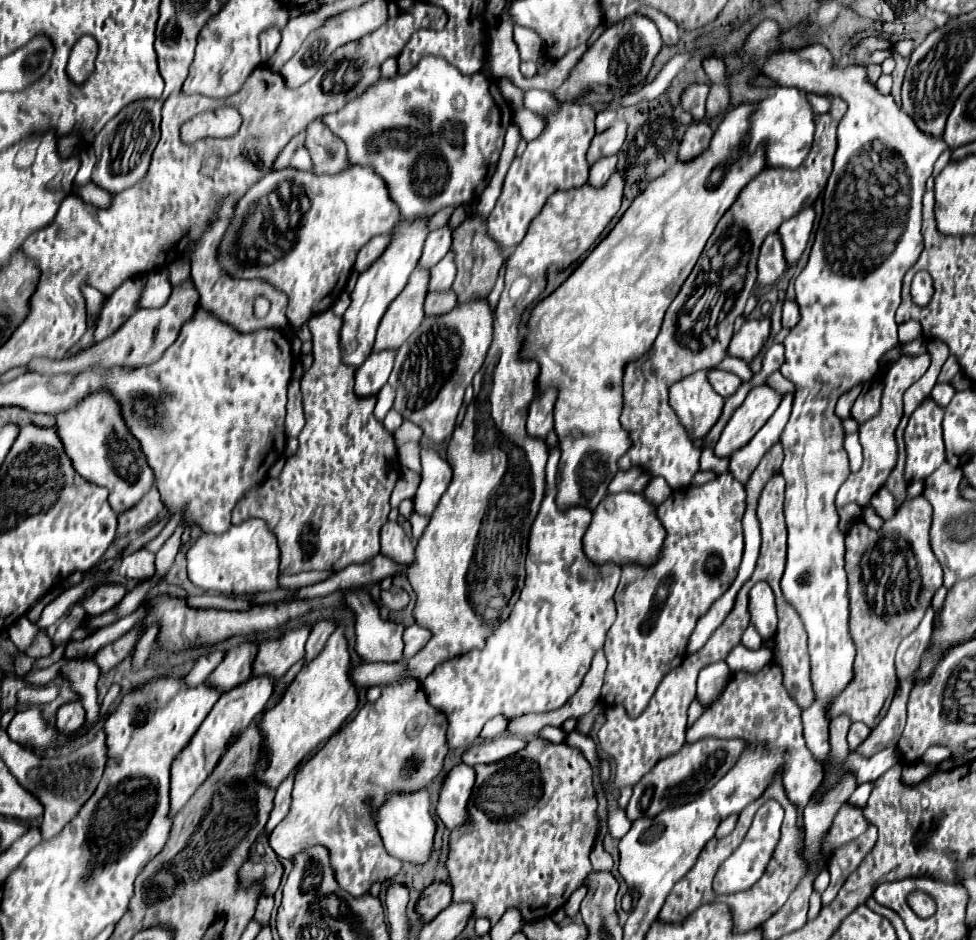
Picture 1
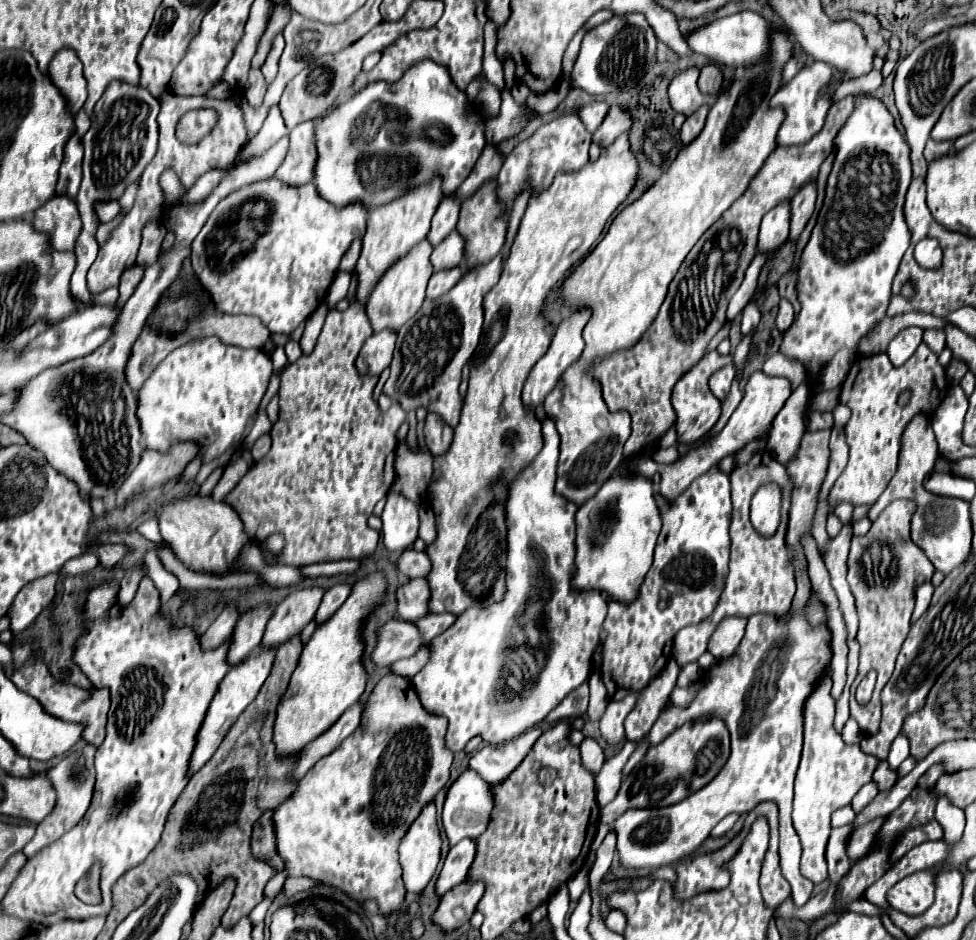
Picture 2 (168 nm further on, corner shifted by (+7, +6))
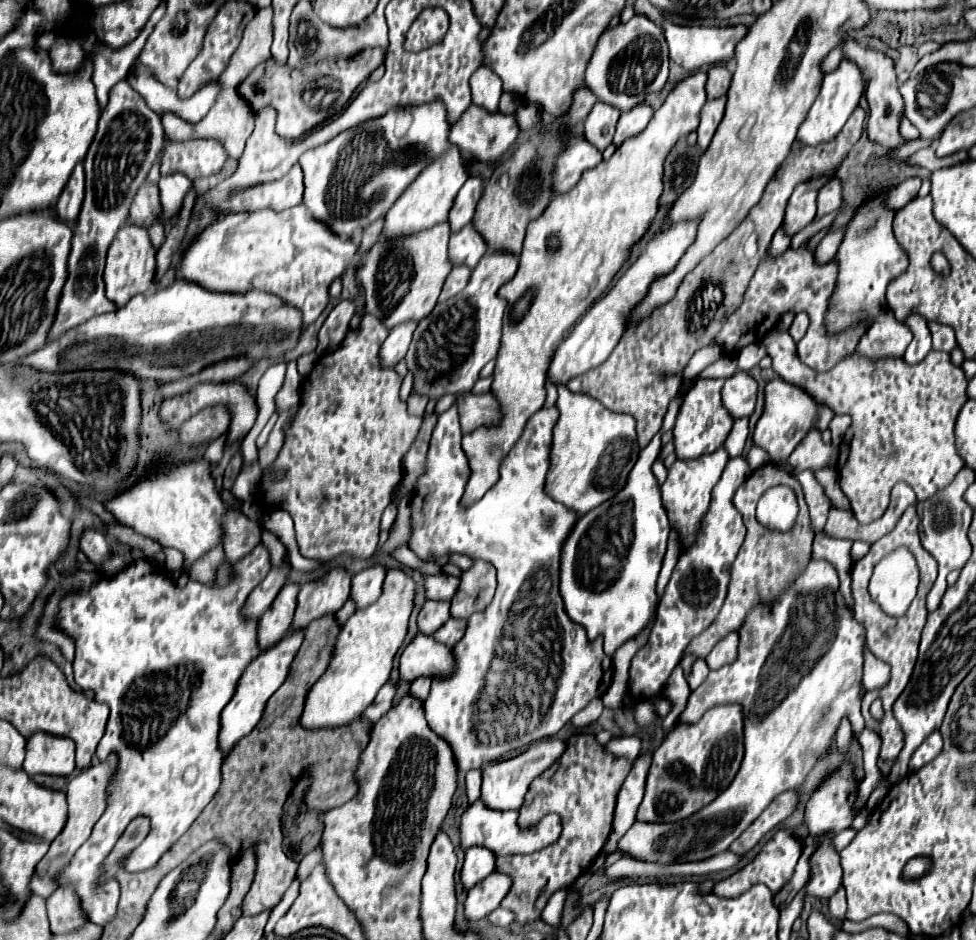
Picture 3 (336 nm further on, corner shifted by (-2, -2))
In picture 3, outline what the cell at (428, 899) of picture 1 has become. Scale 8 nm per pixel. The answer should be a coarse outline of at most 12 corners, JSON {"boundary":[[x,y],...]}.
{"boundary":[[469,847],[461,879],[471,889],[495,871],[495,853]]}

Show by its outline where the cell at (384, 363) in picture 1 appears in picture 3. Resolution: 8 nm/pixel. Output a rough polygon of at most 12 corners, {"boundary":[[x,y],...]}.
{"boundary":[[417,323],[397,325],[381,347],[383,367],[405,357]]}

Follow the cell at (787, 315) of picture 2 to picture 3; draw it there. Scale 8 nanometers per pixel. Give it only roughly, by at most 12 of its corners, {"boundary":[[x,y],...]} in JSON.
{"boundary":[[797,313],[789,333],[795,341],[805,335],[809,315]]}

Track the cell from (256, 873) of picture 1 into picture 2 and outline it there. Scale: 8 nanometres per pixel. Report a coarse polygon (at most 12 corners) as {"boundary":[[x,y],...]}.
{"boundary":[[272,811],[252,827],[252,855],[280,873],[284,861],[272,839]]}

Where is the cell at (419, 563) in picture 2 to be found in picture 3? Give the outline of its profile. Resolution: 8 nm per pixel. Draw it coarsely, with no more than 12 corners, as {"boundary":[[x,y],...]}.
{"boundary":[[425,575],[427,599],[451,601],[459,579]]}

